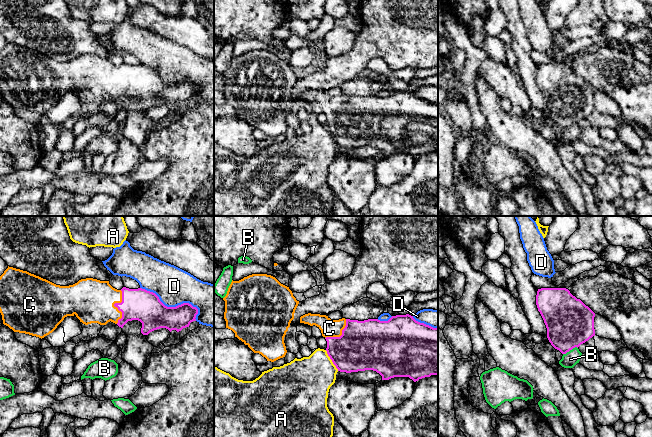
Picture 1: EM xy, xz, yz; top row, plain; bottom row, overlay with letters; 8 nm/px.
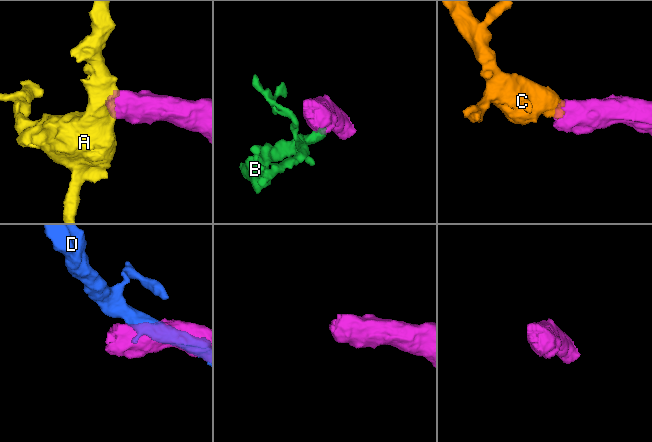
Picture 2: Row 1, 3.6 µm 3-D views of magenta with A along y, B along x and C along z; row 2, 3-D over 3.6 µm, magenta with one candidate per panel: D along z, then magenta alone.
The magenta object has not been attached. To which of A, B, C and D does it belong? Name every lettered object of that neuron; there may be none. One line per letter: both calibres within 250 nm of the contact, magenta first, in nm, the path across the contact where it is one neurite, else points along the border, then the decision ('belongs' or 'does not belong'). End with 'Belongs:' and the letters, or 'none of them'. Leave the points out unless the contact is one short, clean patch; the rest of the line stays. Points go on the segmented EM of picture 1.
A: 360 nm thick on the magenta side, 360 nm on the other; border along xz (325, 350), (338, 370); does not belong
B: 380 nm thick on the magenta side, 120 nm on the other; border along yz (577, 347), (563, 354); does not belong
C: 260 nm thick on the magenta side, 360 nm on the other; runs through xy (139, 304), (114, 305), (92, 301); belongs
D: 260 nm thick on the magenta side, 300 nm on the other; does not belong
Belongs: C

